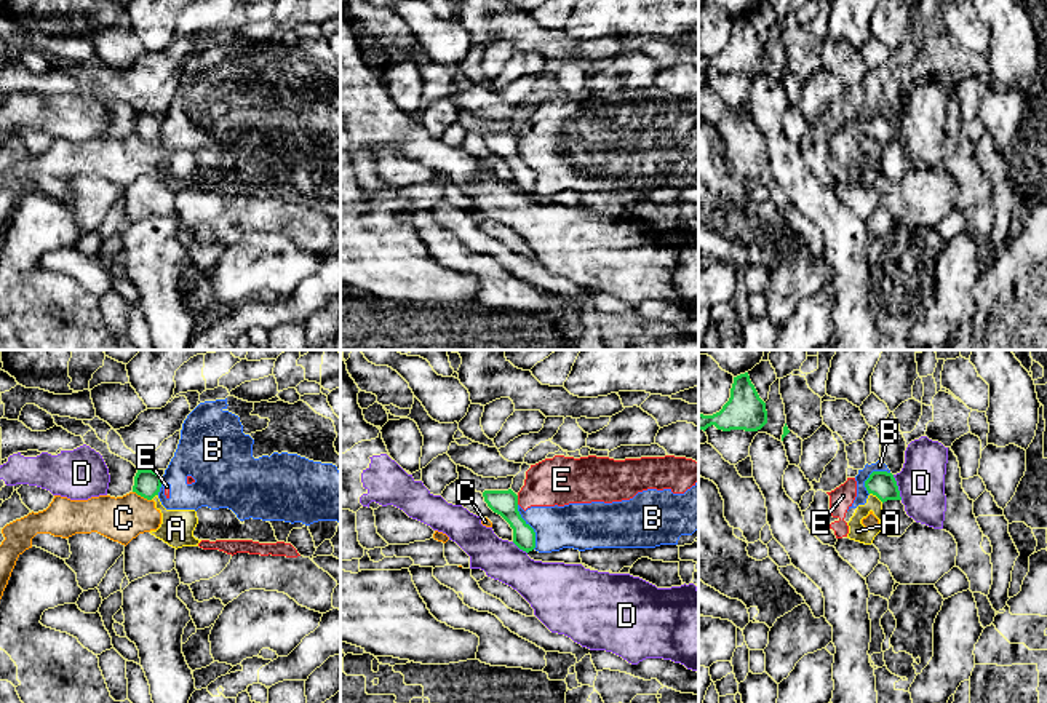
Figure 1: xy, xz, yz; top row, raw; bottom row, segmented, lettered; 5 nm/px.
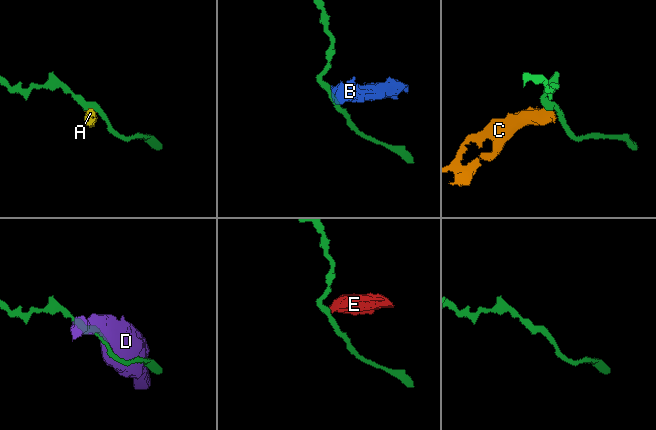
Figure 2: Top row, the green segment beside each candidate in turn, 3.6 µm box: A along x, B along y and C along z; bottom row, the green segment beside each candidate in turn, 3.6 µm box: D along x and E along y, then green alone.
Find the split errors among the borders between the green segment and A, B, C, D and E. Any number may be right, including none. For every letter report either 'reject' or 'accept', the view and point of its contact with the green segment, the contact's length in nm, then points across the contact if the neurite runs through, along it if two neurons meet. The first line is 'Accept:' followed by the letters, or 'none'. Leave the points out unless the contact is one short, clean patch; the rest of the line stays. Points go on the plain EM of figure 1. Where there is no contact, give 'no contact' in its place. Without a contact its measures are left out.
Accept: none
A: reject | yz (876, 138) | 90 nm | along yz (870, 135), (883, 144)
B: reject | xz (531, 170) | 240 nm | along xz (517, 147), (521, 160), (534, 174), (534, 190)
C: reject | xy (143, 138) | 110 nm | along xy (133, 133), (151, 142)
D: reject | yz (897, 130) | 140 nm
E: reject | xz (517, 142) | 50 nm | along xz (517, 138), (518, 146)

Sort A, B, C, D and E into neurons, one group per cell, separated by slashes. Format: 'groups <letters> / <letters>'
groups A B C E / D

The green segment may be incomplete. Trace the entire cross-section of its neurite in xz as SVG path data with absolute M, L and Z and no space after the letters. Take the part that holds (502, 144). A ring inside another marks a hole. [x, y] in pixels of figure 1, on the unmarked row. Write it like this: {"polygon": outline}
{"polygon": "M508 131L484 133L483 139L488 149L500 157L513 171L513 185L526 195L532 193L535 190L535 174L518 153L518 137Z"}

